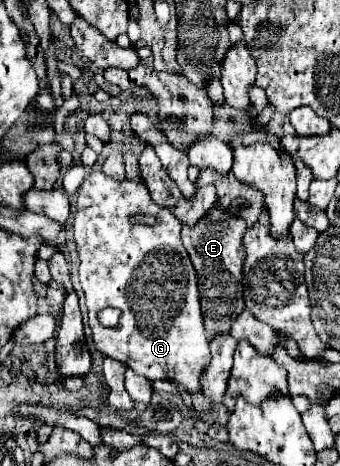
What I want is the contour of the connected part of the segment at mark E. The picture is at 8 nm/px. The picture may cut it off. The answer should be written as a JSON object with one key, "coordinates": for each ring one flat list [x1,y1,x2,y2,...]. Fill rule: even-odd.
{"coordinates":[[215,206,195,226,183,226,183,246,187,248,199,278,201,310,209,340,213,340,217,334,229,334,233,318,237,318,237,314,245,310,241,284,241,266,245,260,245,248,241,238,245,230,247,226,241,218,233,218,233,214,227,214,227,210,221,210,219,206]]}

